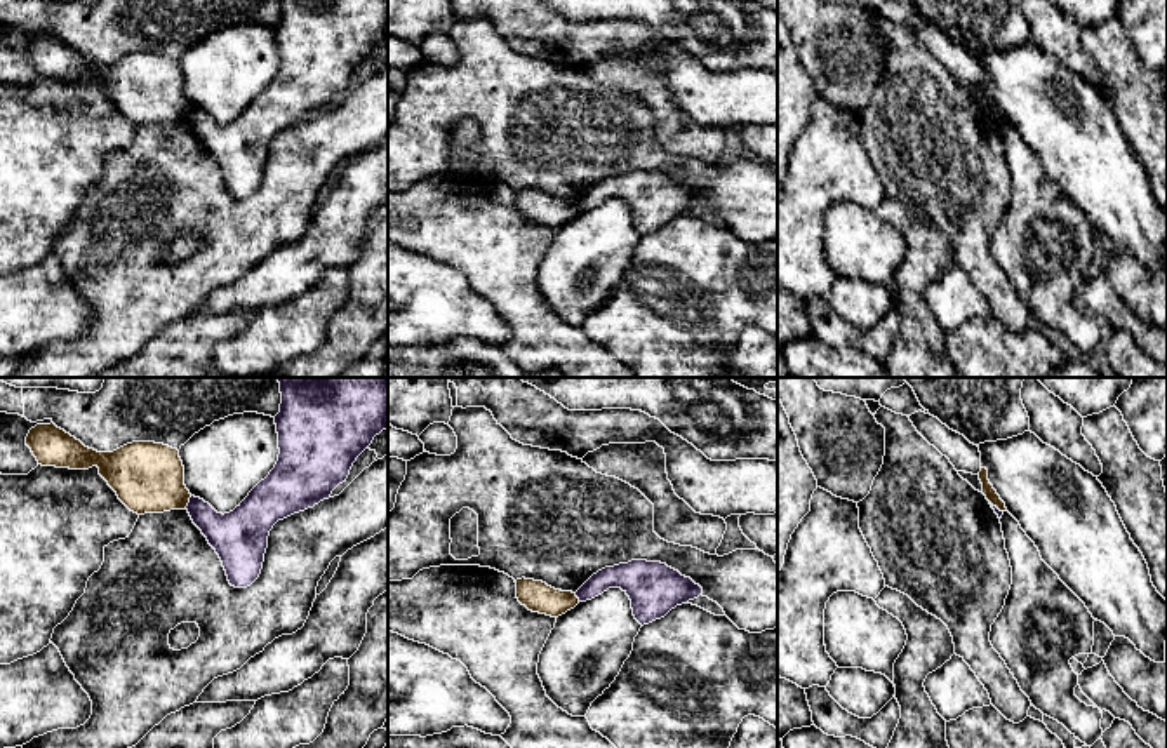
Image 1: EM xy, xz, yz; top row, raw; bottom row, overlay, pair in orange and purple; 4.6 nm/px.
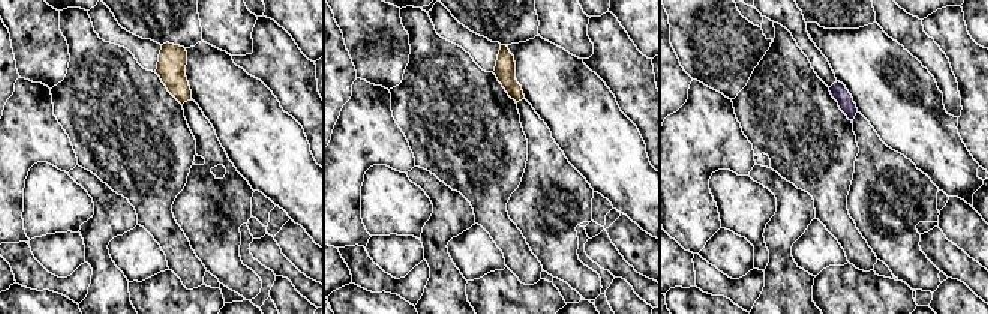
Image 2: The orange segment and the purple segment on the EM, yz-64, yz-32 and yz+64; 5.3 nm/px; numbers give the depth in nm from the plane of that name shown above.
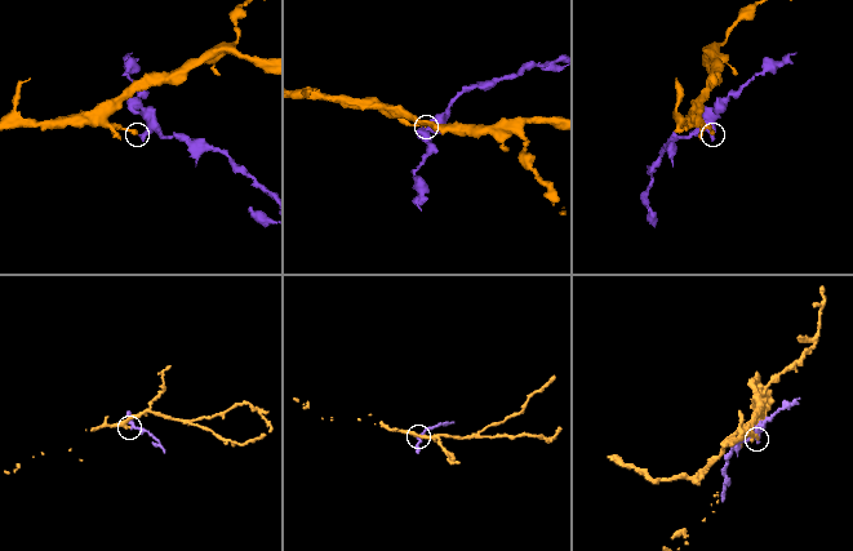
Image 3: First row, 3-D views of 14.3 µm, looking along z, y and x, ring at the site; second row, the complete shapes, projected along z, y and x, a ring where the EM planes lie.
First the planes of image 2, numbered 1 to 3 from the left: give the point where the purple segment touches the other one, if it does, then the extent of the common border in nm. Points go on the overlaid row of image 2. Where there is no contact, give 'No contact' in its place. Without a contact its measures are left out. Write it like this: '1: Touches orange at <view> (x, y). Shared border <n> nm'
1: No contact
2: No contact
3: No contact

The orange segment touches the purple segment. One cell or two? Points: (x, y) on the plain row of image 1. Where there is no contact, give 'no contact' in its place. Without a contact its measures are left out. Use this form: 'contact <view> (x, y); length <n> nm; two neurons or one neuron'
contact xy (188, 112); length 70 nm; two neurons

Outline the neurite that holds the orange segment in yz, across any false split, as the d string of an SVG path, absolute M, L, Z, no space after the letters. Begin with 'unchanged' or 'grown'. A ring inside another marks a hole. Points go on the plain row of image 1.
unchanged; M981 78L981 82L977 83L979 90L983 94L983 104L986 106L986 110L997 117L1000 122L1007 122L1005 113L1000 110L1000 106L997 104L997 101L993 99L993 96L988 90L988 80Z

